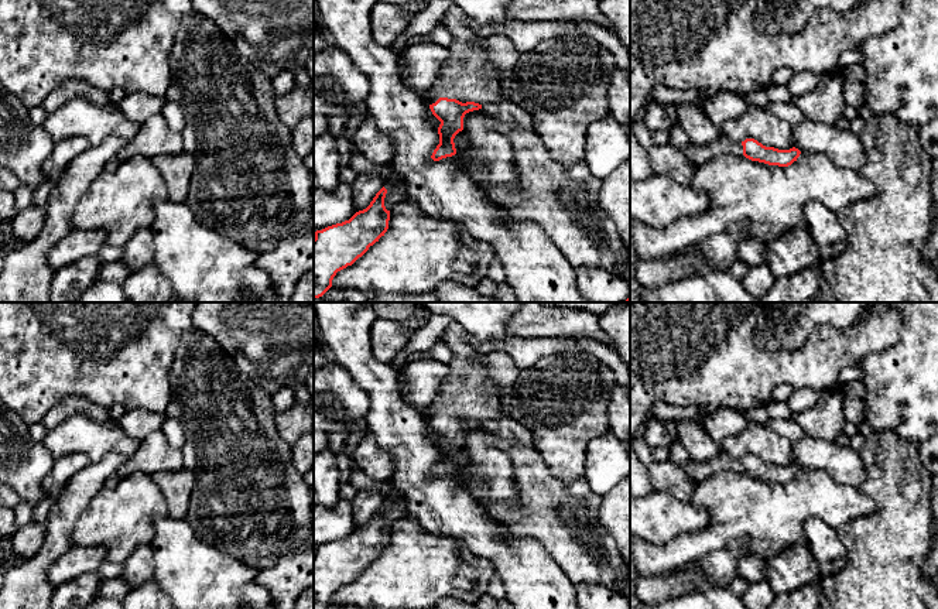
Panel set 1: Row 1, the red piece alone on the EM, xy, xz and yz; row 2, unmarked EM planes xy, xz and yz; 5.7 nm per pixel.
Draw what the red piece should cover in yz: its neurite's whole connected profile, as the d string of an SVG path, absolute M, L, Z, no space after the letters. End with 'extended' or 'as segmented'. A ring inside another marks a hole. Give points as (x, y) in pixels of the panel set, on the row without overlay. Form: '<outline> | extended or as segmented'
M720 449L715 458L702 463L695 463L692 459L689 459L687 471L698 483L720 472L746 473L752 478L759 478L768 482L788 483L797 478L801 468L795 463L790 466L766 463L754 455L746 455L742 459L735 459Z | extended

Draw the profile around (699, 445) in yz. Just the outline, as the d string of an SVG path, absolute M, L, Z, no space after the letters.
M678 420L671 425L674 435L682 442L689 459L695 463L706 462L719 454L720 445L706 434L701 421Z

